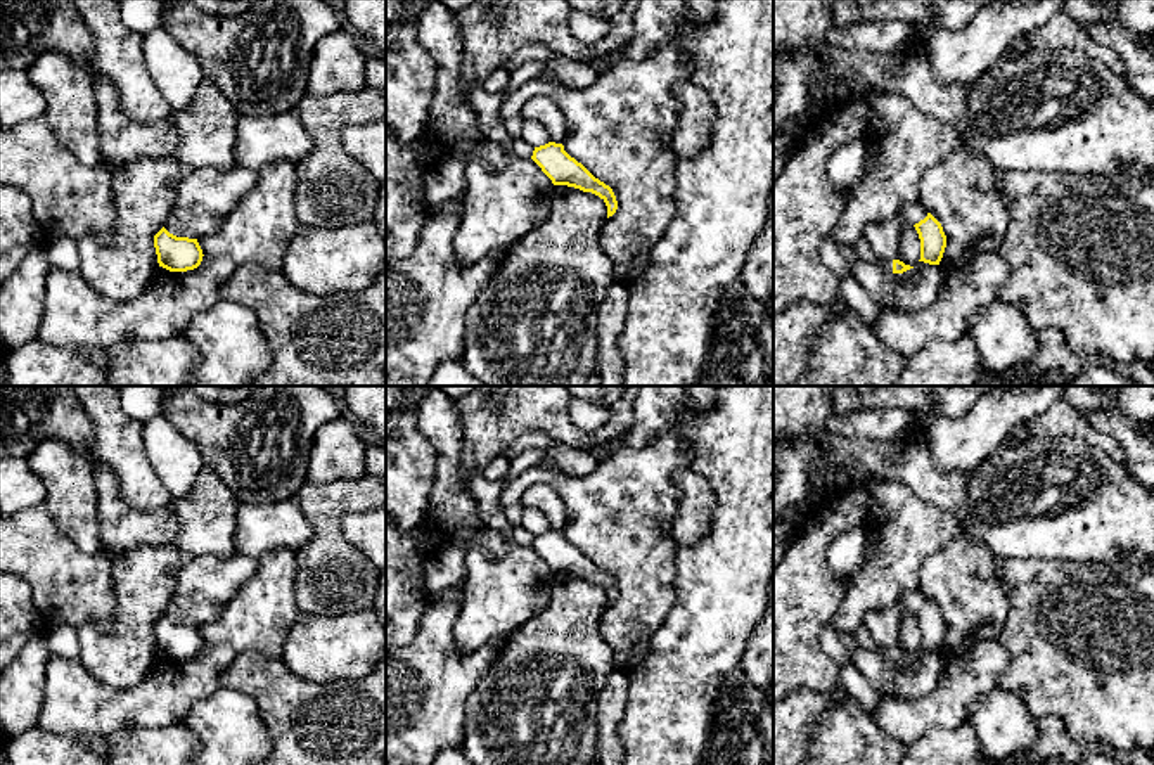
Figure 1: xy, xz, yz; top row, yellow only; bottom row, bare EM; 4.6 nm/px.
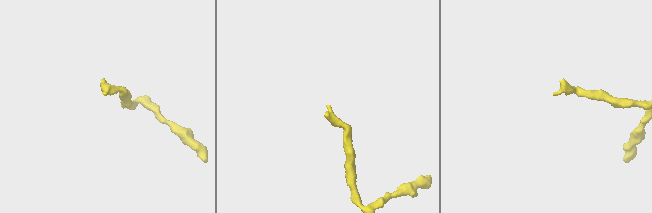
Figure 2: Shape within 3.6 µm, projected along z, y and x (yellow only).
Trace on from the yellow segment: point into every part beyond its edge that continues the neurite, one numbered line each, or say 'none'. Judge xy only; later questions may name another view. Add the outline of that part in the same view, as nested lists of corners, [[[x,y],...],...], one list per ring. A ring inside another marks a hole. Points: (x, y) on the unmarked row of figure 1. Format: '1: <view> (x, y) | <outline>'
none

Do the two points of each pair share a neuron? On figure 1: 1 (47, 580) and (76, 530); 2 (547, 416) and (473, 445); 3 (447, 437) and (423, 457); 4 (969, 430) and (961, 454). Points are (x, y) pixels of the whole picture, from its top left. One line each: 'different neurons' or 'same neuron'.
1: different neurons
2: same neuron
3: different neurons
4: same neuron

